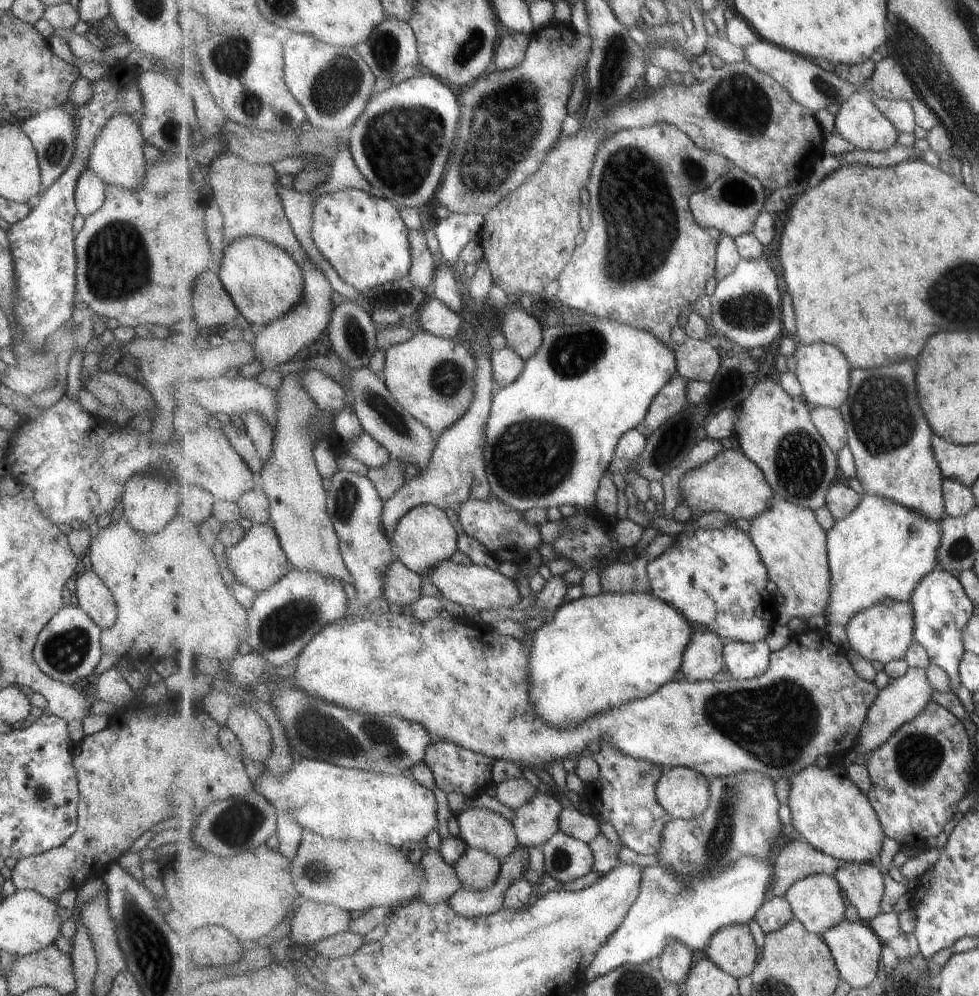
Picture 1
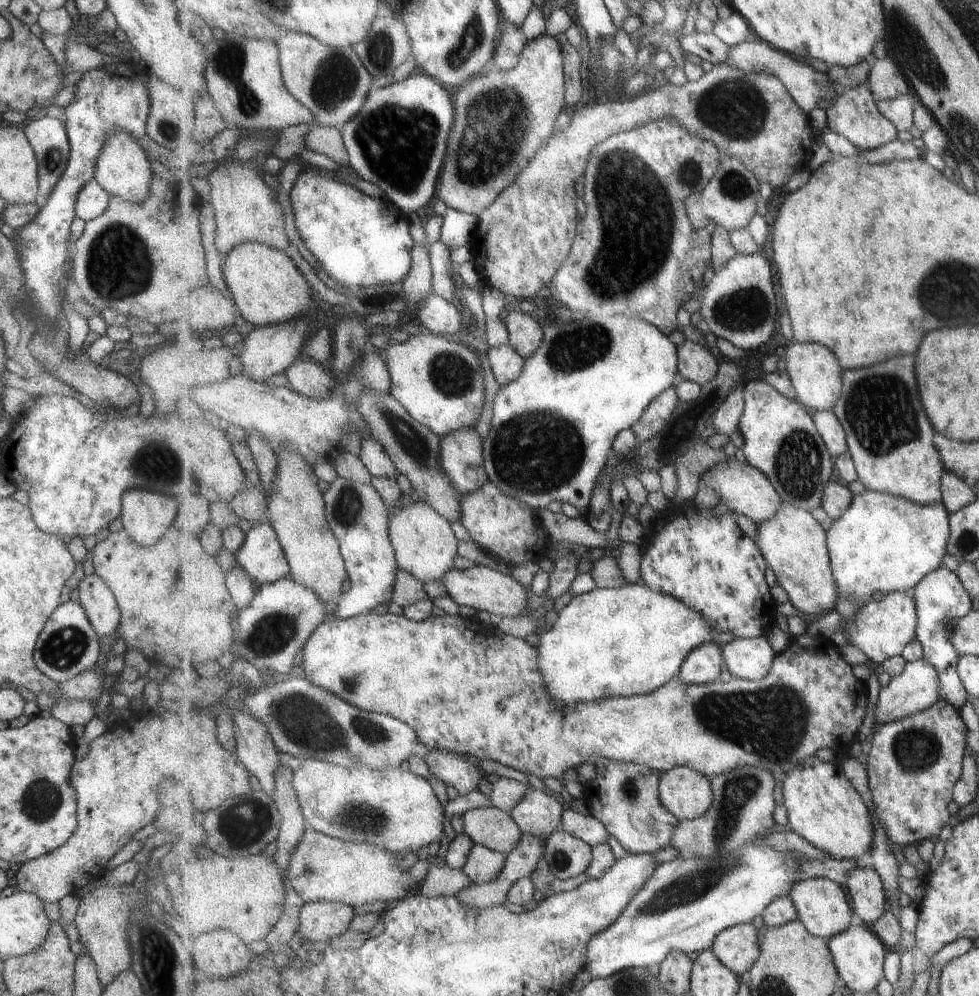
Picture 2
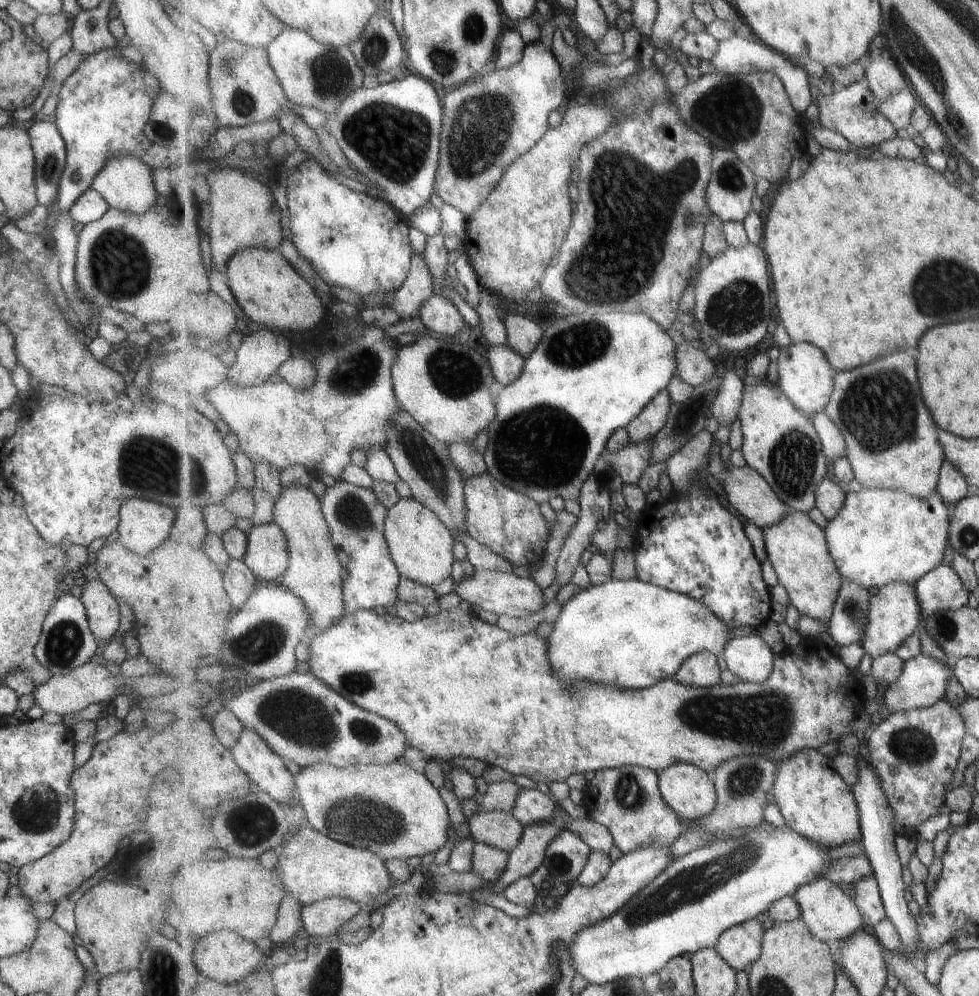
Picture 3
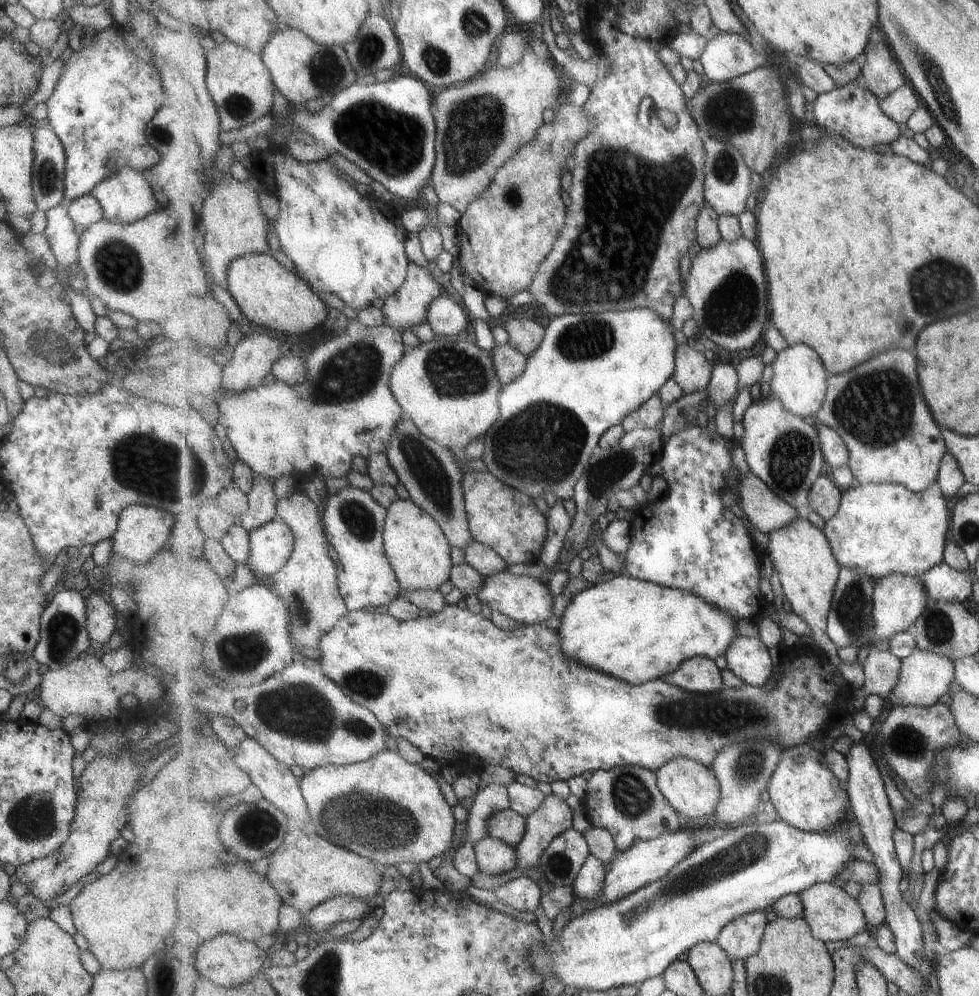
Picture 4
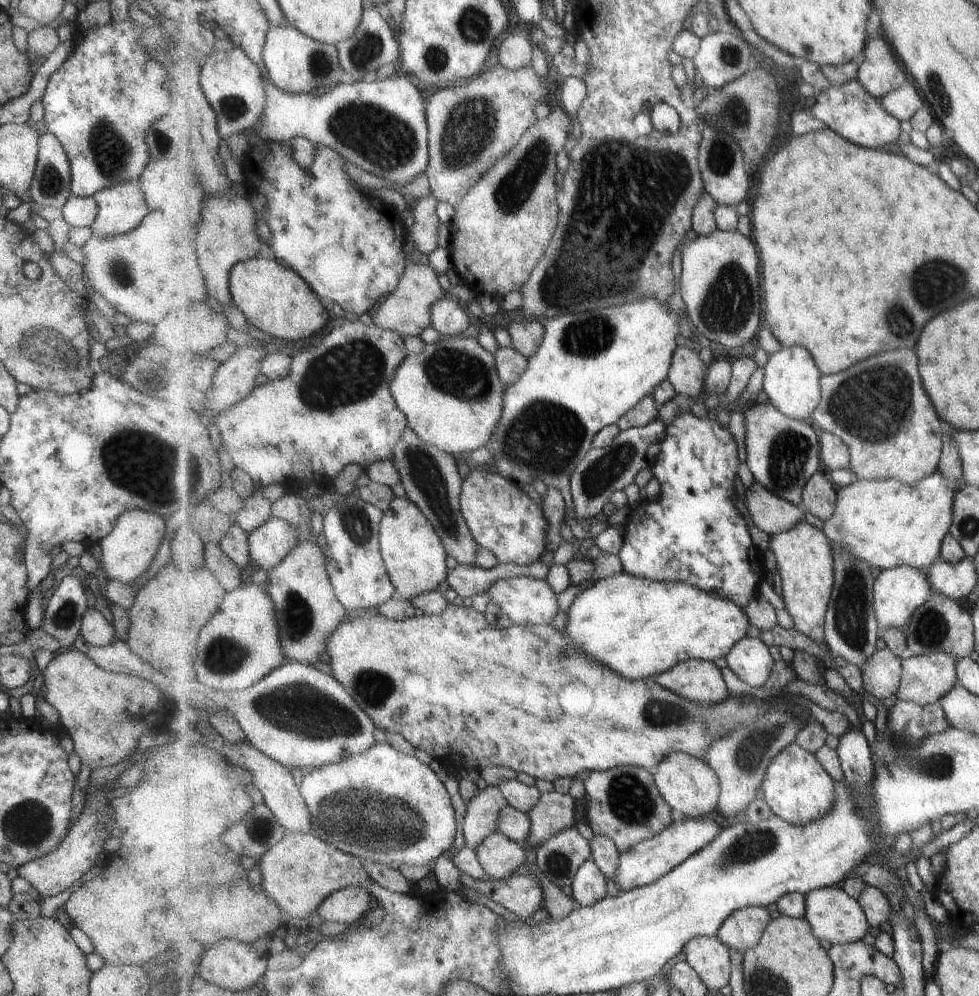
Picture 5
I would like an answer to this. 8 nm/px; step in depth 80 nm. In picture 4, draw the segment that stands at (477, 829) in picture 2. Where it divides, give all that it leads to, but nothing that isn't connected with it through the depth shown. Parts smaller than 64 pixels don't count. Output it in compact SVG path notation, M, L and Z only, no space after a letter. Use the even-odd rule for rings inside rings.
M512 808L495 813L488 822L488 836L502 840L514 849L526 837L527 819Z

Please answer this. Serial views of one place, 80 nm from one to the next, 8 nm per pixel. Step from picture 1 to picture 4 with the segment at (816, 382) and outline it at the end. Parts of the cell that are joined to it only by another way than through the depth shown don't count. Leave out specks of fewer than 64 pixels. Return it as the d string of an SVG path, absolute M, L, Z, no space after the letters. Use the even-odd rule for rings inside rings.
M805 343L790 345L777 352L771 366L774 370L774 377L770 382L771 392L775 393L793 414L813 422L826 400L831 375L818 351Z

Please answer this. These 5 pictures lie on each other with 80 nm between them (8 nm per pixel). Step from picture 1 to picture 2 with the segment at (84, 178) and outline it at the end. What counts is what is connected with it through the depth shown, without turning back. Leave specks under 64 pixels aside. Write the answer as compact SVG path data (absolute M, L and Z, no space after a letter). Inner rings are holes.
M93 178L80 187L81 190L77 193L74 202L74 215L86 221L95 218L106 209L110 196Z

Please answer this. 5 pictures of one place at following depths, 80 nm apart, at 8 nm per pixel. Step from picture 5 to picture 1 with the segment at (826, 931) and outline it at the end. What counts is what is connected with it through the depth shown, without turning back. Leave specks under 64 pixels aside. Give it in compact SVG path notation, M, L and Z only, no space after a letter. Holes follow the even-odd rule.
M816 874L797 881L784 897L791 905L795 920L801 921L813 934L822 936L826 930L838 927L845 920L848 901L835 876Z

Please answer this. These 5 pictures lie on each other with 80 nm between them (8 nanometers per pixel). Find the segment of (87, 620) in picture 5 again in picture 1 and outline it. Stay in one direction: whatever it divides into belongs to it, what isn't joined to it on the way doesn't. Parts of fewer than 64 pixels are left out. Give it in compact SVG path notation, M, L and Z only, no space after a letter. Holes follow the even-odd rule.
M90 569L75 580L78 607L100 628L107 628L116 619L116 604L109 589Z

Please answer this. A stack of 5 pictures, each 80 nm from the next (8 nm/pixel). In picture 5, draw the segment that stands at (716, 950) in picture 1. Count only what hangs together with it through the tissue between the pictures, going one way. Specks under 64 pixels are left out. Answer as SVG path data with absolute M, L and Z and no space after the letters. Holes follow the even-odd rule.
M749 907L733 914L718 932L721 942L739 952L754 949L770 925L768 907Z

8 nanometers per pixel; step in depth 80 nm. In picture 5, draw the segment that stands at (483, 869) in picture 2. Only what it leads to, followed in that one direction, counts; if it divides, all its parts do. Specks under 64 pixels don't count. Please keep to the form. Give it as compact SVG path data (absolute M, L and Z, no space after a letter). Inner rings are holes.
M499 832L483 841L475 851L481 866L495 879L507 878L527 860L524 844L510 841Z

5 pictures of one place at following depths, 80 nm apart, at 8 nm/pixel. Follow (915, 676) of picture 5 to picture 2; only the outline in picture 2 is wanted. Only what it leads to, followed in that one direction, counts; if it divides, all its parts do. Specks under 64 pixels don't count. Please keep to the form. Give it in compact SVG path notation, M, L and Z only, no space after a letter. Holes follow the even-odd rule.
M925 658L906 664L903 674L892 677L889 684L879 691L878 699L874 706L875 730L882 729L893 721L903 720L908 716L927 710L943 698L941 690L942 680L939 671Z

